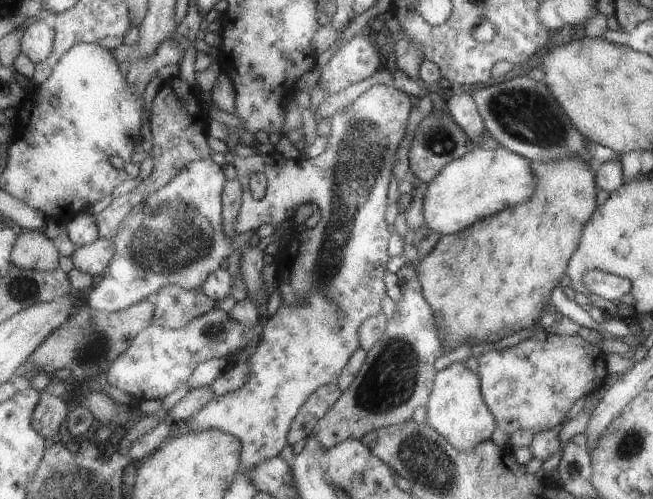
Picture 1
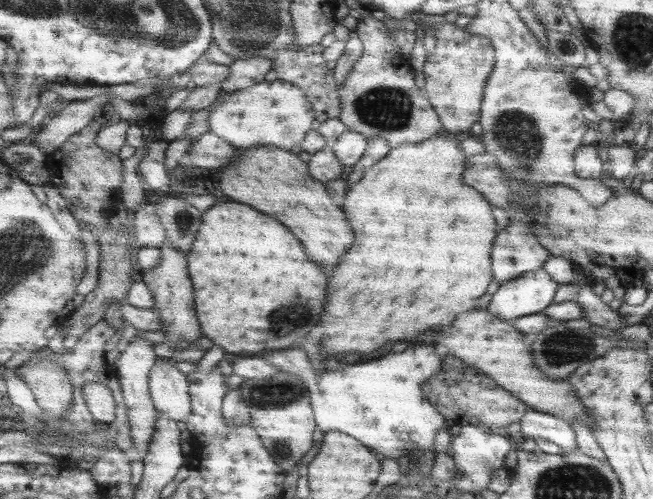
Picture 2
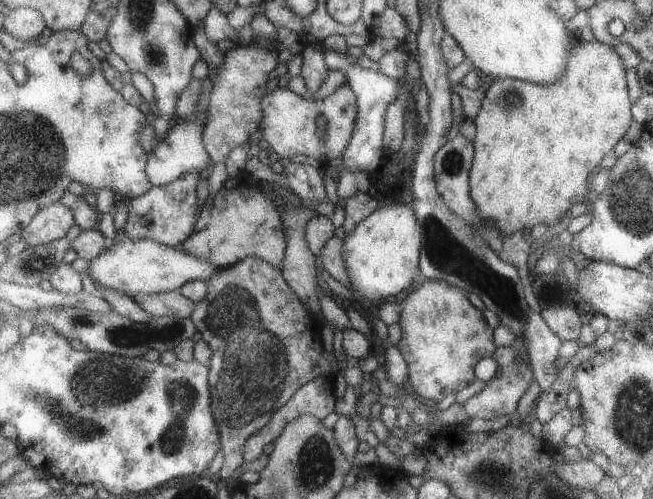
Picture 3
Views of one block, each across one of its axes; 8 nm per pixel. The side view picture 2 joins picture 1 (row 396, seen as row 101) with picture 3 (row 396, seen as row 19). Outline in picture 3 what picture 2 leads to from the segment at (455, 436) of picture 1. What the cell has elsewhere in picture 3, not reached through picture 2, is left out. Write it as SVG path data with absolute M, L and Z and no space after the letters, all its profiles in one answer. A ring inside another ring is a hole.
M425 280L419 284L417 290L413 290L405 300L401 300L401 328L403 328L403 338L397 344L401 354L401 360L409 366L409 382L411 382L411 392L421 398L423 402L441 402L447 404L453 400L453 396L463 390L465 386L473 384L477 378L473 374L475 366L483 358L495 358L495 354L501 350L493 340L495 340L495 330L489 328L487 320L483 318L483 312L477 310L465 292L459 288L441 282L441 280Z

